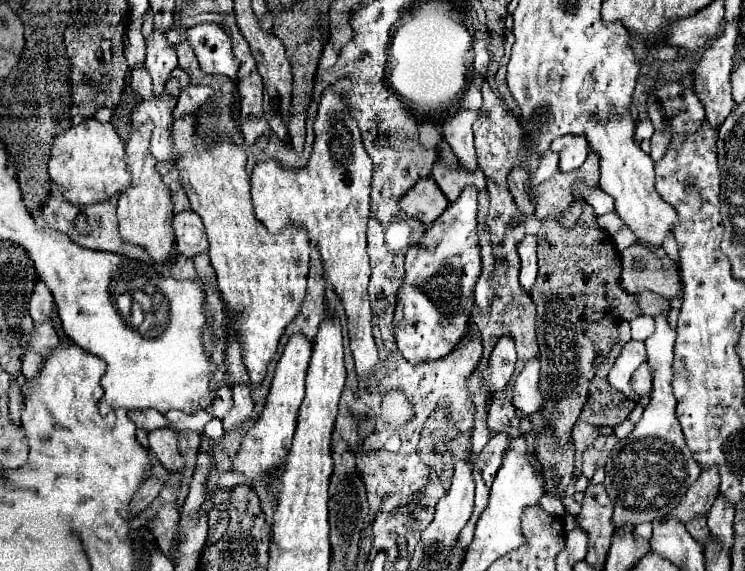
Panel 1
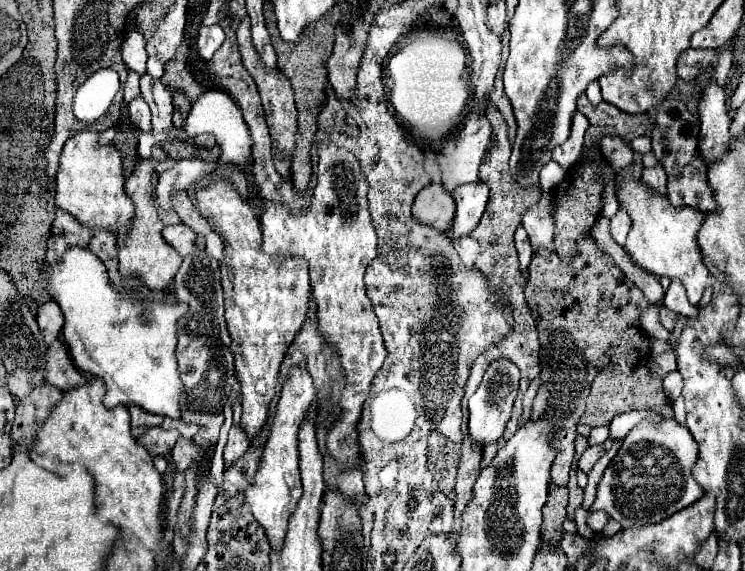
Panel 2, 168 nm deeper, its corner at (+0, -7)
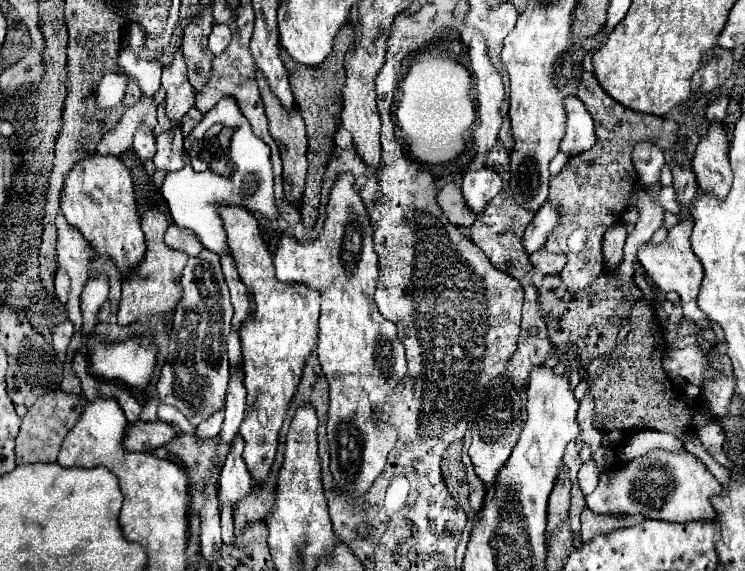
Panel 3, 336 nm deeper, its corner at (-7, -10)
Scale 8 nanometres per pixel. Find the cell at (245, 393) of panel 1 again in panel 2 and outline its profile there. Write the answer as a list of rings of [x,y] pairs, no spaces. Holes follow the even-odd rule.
[[[240,397],[234,399],[232,411],[234,411],[234,425],[230,427],[228,443],[226,443],[226,449],[224,449],[226,467],[232,465],[232,461],[240,459],[240,457],[248,451],[248,445],[250,445],[250,439],[248,439],[246,431],[244,431],[242,425],[240,425],[240,415],[242,415],[242,399],[240,399]]]

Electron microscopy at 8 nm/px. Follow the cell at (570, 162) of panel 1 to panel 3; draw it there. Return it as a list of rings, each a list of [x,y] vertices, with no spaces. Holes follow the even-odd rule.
[[[577,96],[565,98],[565,114],[567,114],[567,128],[561,140],[561,152],[573,156],[591,148],[595,144],[593,120]]]

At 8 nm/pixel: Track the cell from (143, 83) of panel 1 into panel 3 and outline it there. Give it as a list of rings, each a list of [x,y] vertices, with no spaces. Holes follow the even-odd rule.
[[[139,128],[139,132],[135,134],[135,142],[133,142],[133,150],[141,160],[153,158],[155,156],[155,138],[151,130]]]

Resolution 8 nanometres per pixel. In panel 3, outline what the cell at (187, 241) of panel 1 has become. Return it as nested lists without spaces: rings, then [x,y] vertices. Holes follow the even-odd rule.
[[[169,224],[167,232],[165,232],[165,244],[173,250],[179,250],[179,252],[185,252],[187,256],[197,256],[201,250],[203,250],[203,244],[201,240],[189,232],[189,230],[183,230],[175,224]]]

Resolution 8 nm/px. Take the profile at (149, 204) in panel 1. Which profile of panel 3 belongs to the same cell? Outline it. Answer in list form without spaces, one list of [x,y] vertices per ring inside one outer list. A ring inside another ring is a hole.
[[[157,210],[143,212],[143,216],[141,216],[141,230],[145,232],[147,254],[145,254],[143,262],[129,274],[129,278],[123,280],[123,298],[119,304],[119,318],[117,318],[117,322],[121,326],[135,324],[149,316],[173,312],[177,302],[183,296],[179,276],[187,264],[187,256],[183,252],[167,248],[167,244],[163,242],[163,234],[165,234],[167,226],[169,226],[167,218]]]

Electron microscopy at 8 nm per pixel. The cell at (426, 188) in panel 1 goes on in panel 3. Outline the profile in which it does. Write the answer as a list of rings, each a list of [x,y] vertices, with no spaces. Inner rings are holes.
[[[447,182],[443,186],[437,196],[437,204],[455,226],[471,226],[477,220],[477,214],[467,206],[461,188],[455,182]]]

